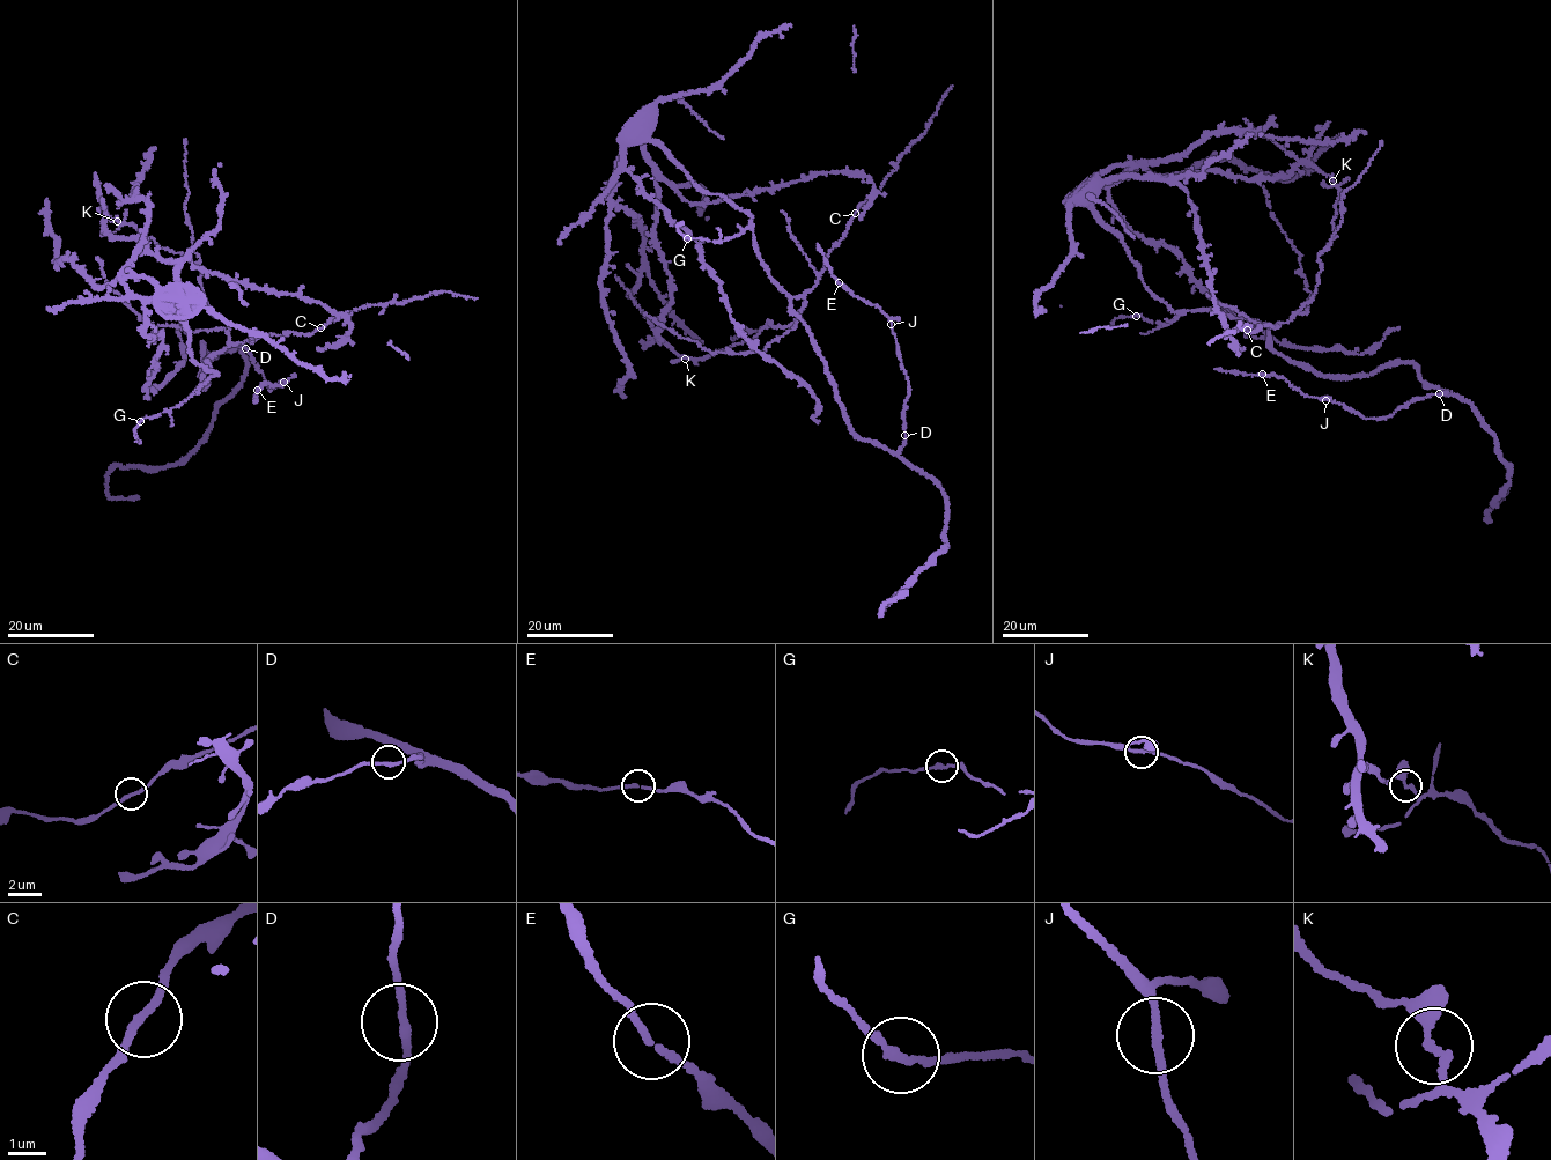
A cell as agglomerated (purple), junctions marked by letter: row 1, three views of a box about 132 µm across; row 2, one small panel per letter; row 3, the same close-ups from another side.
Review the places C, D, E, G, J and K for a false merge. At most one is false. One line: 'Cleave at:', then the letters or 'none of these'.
Cleave at: G

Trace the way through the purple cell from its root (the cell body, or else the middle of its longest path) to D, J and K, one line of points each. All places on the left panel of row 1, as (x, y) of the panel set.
D: (206, 362), (214, 356), (204, 372), (208, 383), (204, 388), (198, 376), (201, 344), (213, 354), (245, 348)
J: (206, 362), (214, 356), (204, 388), (201, 344), (213, 354), (243, 346), (270, 390), (283, 382)
K: (206, 362), (227, 347), (229, 327), (207, 304), (200, 266), (117, 221)

